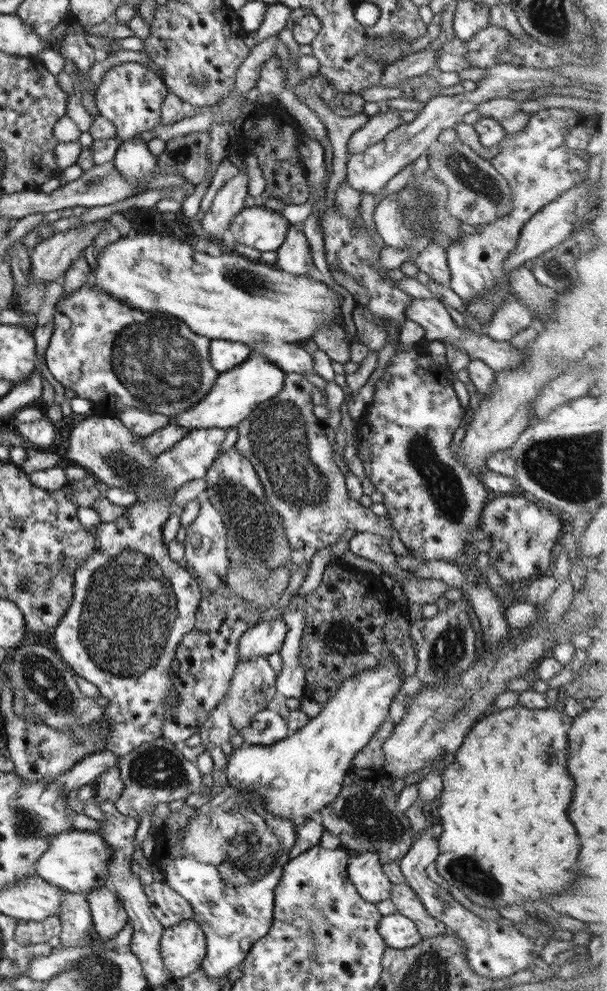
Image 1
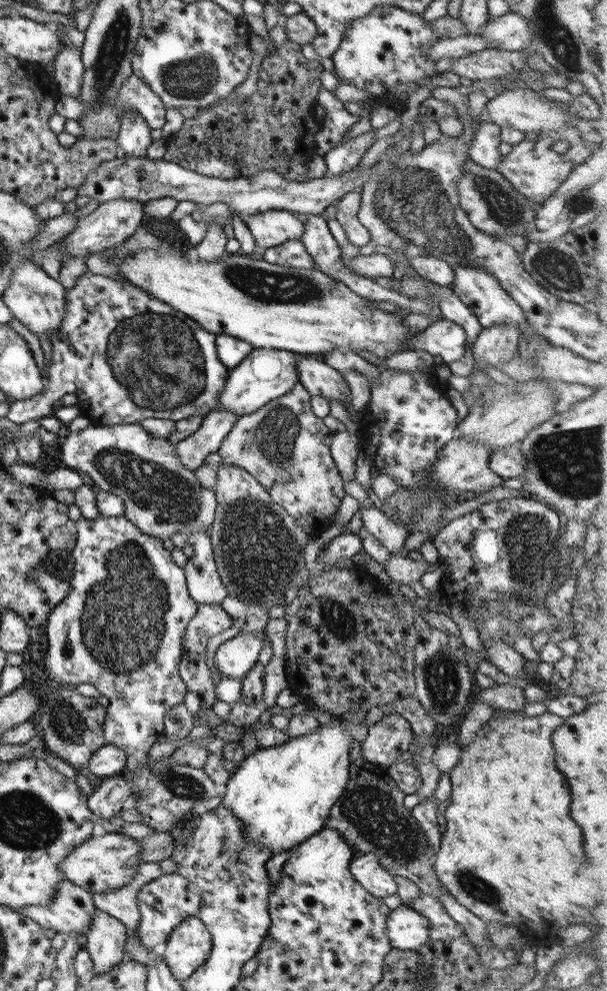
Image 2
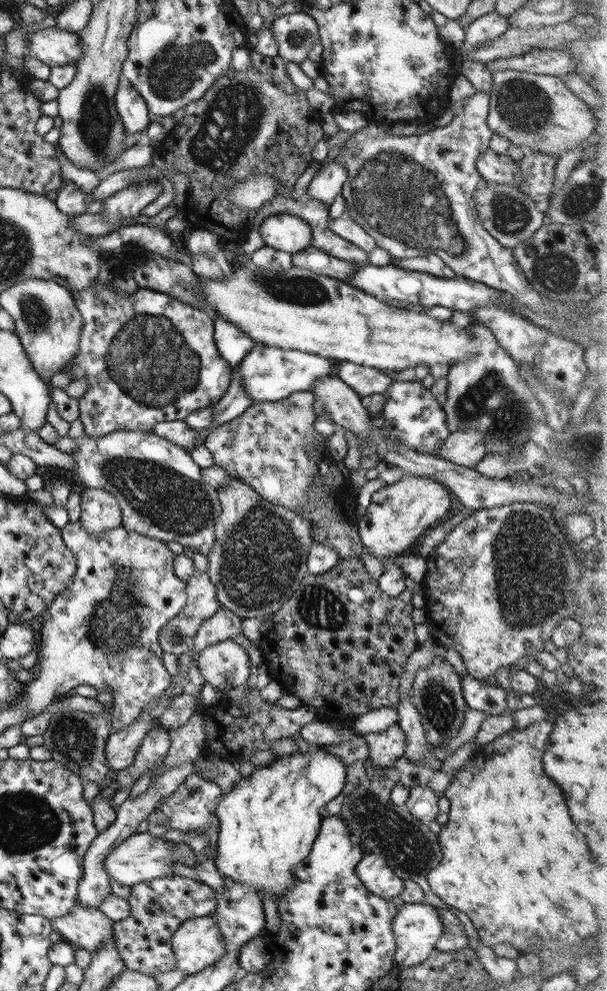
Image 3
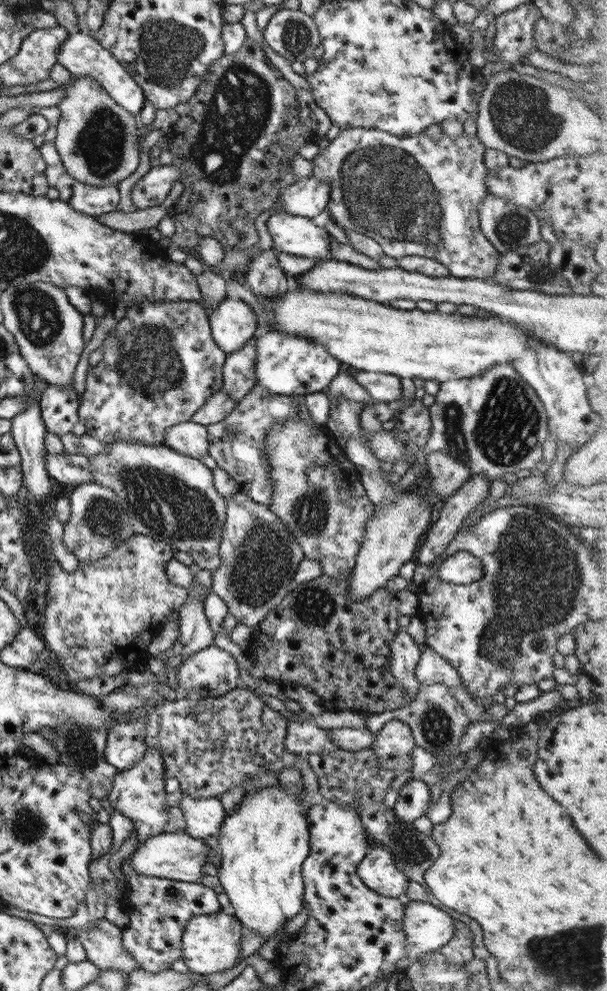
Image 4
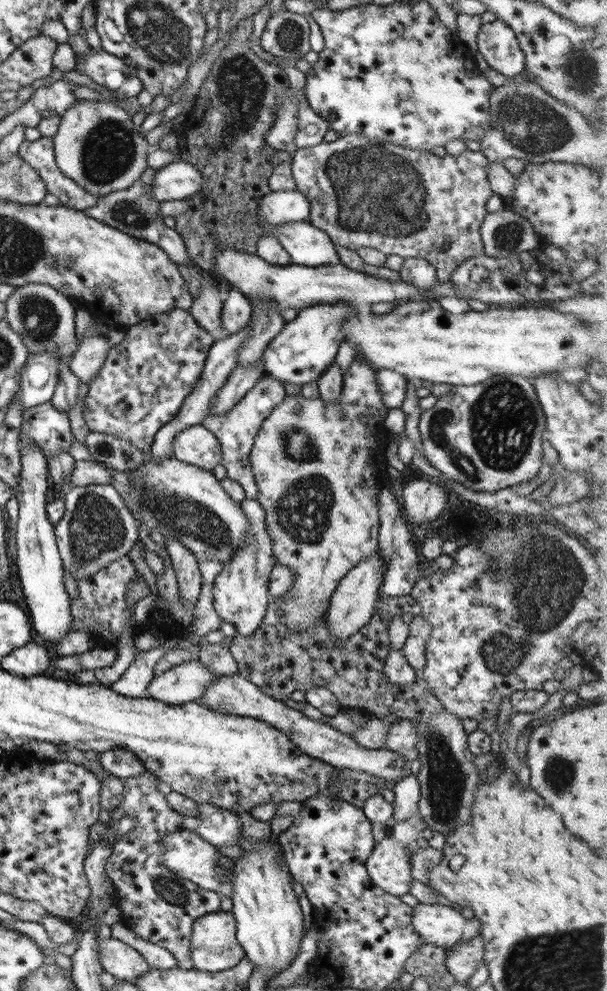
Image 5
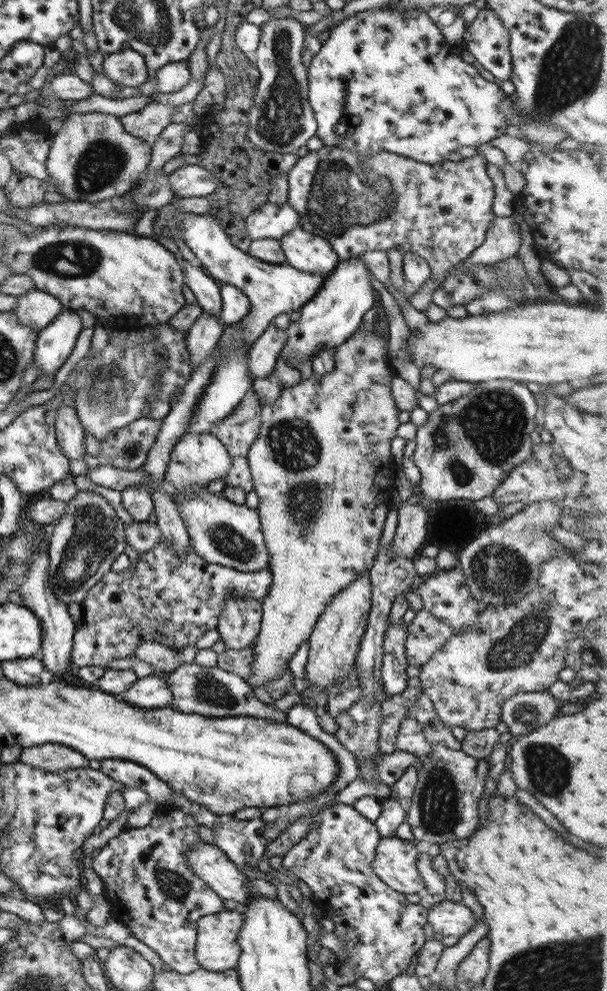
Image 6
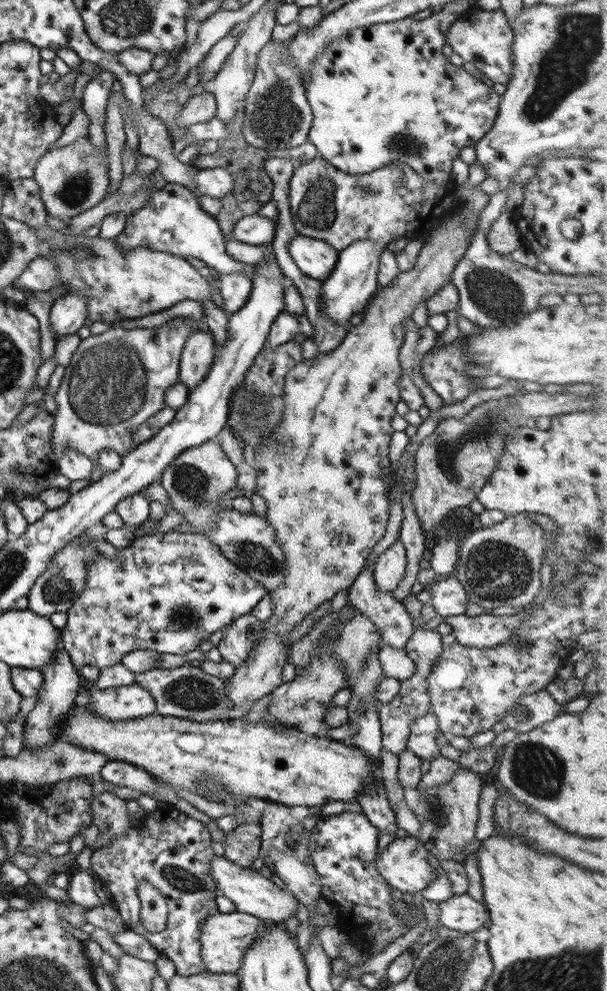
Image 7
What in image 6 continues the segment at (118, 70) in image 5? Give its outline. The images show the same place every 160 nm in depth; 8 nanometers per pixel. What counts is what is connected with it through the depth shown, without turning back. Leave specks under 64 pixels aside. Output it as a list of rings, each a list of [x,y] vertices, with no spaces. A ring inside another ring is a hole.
[[[123,49],[122,51],[108,54],[102,60],[102,69],[107,80],[113,82],[119,88],[138,88],[147,78],[144,58],[131,49]]]

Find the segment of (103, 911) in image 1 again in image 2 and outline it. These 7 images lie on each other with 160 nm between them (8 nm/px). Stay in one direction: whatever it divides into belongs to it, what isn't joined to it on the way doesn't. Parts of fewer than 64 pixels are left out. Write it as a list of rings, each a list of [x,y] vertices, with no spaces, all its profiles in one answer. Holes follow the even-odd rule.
[[[93,908],[89,928],[82,936],[83,949],[93,963],[92,975],[103,974],[123,961],[127,934],[119,920]]]

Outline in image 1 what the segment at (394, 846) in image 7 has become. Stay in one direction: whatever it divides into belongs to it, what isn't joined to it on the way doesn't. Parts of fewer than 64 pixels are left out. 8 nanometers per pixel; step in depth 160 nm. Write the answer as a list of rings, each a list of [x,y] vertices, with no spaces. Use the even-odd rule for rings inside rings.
[[[366,851],[349,857],[346,875],[363,900],[375,905],[390,898],[393,884],[383,874],[382,864],[376,853]]]

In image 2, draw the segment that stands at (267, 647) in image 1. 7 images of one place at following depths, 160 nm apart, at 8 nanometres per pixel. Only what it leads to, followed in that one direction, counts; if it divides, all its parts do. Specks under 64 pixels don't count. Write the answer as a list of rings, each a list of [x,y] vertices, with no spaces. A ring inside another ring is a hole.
[[[263,630],[255,632],[239,633],[219,644],[213,653],[214,667],[218,670],[221,677],[228,677],[241,681],[249,672],[249,669],[257,662],[257,655],[261,650],[261,639],[257,637],[257,633],[264,633]]]

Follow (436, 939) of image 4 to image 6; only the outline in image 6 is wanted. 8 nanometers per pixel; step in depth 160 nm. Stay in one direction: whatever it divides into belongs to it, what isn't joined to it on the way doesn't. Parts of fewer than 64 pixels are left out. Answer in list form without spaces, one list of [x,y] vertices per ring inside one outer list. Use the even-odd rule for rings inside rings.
[[[444,899],[427,910],[427,931],[440,938],[461,937],[473,925],[473,914],[462,903]]]

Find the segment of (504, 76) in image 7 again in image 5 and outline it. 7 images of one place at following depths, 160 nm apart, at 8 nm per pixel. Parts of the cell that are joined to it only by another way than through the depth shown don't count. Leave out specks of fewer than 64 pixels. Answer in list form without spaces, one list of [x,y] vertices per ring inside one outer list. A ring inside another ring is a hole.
[[[495,19],[481,24],[475,44],[477,54],[482,56],[484,63],[499,74],[512,78],[524,70],[523,52],[515,34],[503,21]]]

